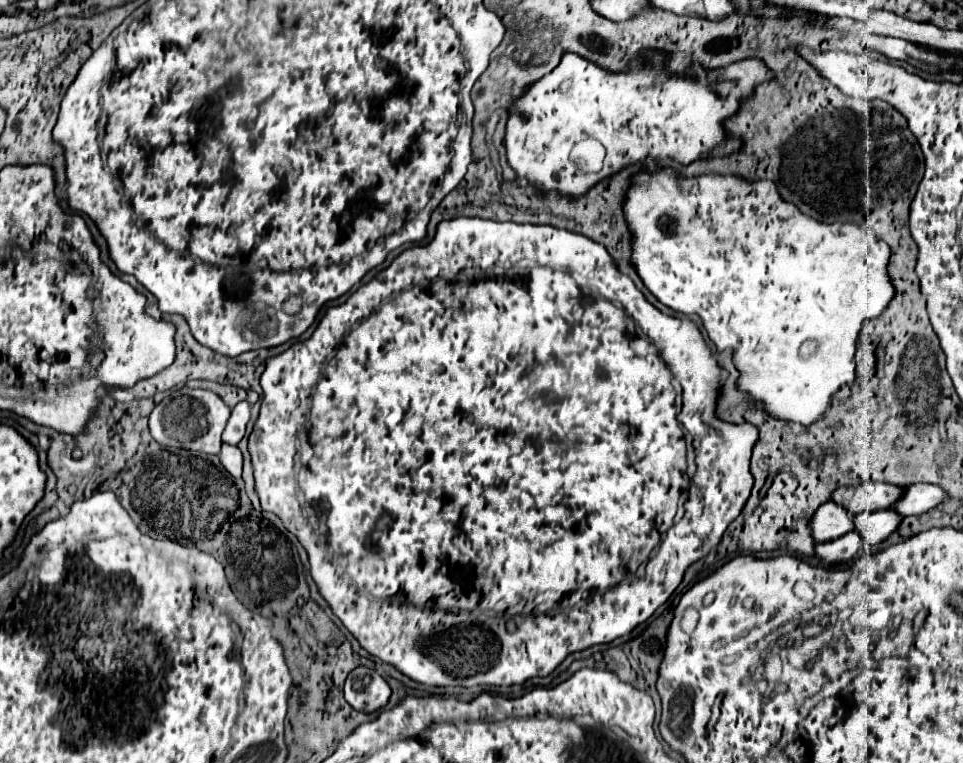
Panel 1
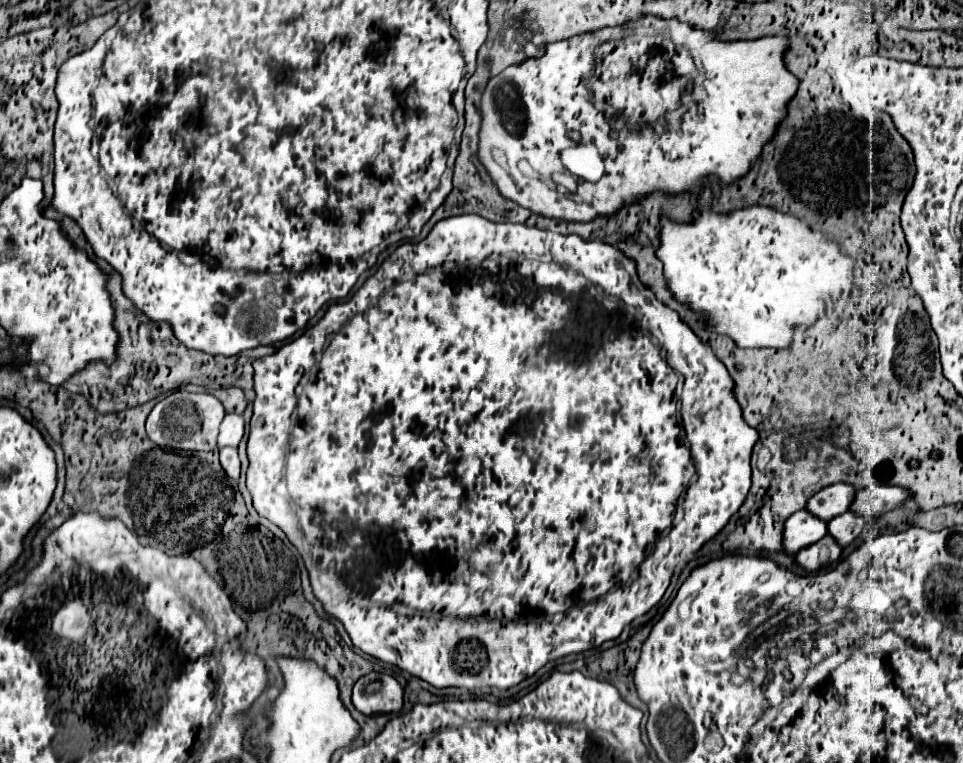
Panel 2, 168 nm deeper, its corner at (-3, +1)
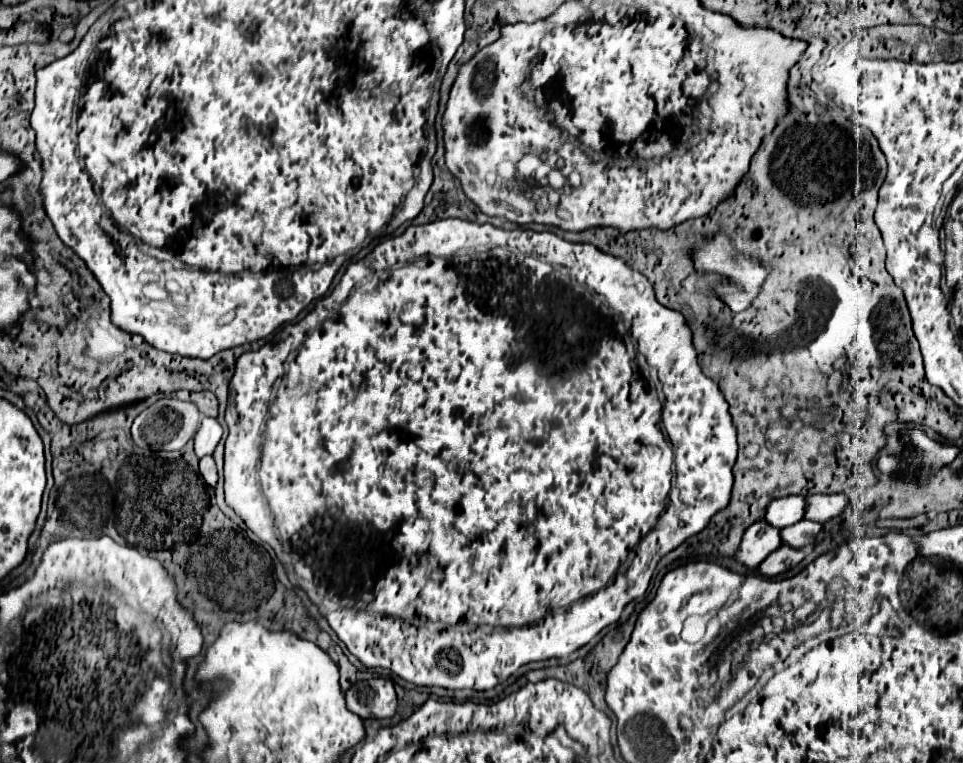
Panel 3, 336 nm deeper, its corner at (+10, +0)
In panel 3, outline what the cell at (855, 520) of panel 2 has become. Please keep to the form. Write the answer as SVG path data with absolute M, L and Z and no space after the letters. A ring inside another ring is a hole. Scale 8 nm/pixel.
M799 520L797 524L783 528L779 532L779 536L781 536L781 542L791 546L791 548L805 548L807 544L811 544L811 536L819 534L819 528L823 528L823 526L817 522Z

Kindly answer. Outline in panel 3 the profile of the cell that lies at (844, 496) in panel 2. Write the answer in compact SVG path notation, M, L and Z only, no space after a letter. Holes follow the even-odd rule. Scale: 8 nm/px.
M783 496L771 500L765 508L763 522L771 524L773 528L785 528L803 518L803 496Z

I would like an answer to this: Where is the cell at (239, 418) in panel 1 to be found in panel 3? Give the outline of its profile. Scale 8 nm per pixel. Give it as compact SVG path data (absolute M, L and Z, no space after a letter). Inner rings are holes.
M203 418L199 430L197 430L195 438L193 438L195 440L193 450L195 450L197 458L203 458L207 454L213 454L215 446L221 440L221 434L223 434L223 428L219 426L219 422L215 418Z

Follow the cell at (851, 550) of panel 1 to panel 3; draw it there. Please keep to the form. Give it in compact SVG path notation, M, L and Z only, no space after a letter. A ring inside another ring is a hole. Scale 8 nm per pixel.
M779 546L775 552L771 552L767 556L767 560L763 560L763 564L759 564L759 572L763 576L777 576L785 570L789 570L791 566L799 564L801 560L805 558L805 552L803 550L791 550L791 548L785 548L785 546Z

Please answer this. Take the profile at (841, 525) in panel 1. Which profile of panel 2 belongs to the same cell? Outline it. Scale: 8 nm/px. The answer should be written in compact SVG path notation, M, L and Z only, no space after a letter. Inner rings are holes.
M798 511L784 525L784 551L798 553L804 547L810 547L818 539L828 535L828 521L812 515L810 511Z

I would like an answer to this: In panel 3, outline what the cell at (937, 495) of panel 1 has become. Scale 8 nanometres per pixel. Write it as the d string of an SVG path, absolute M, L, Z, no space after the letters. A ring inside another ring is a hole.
M813 494L805 496L805 520L813 522L825 522L829 518L835 518L837 512L843 512L843 506L849 504L849 500L843 494Z

